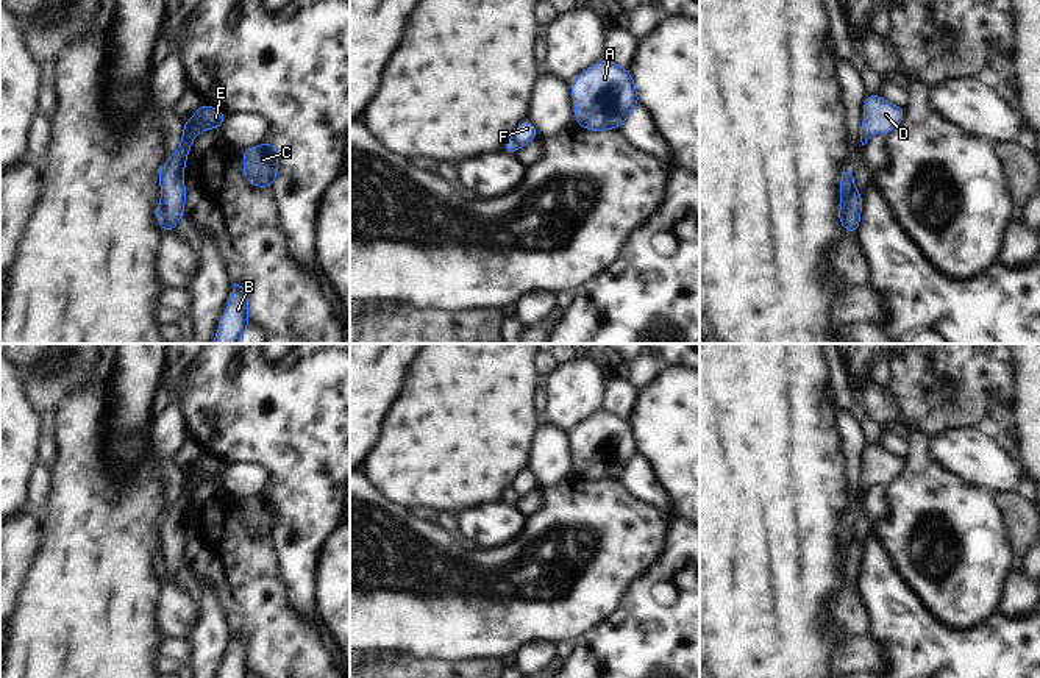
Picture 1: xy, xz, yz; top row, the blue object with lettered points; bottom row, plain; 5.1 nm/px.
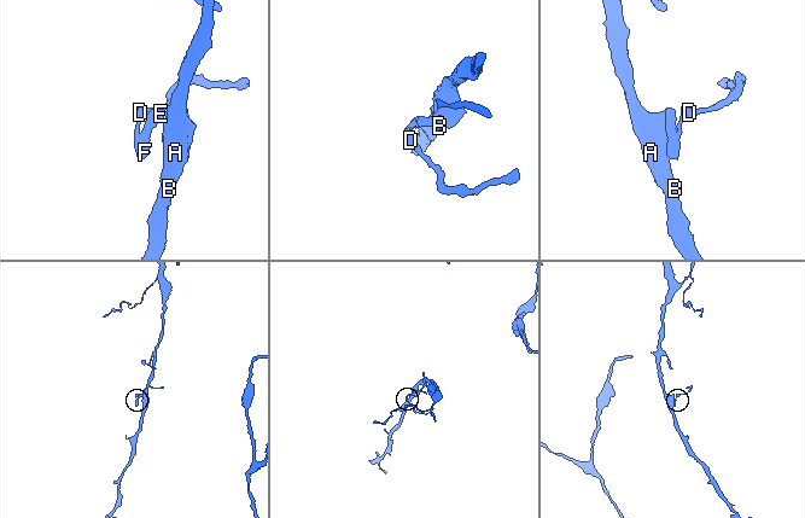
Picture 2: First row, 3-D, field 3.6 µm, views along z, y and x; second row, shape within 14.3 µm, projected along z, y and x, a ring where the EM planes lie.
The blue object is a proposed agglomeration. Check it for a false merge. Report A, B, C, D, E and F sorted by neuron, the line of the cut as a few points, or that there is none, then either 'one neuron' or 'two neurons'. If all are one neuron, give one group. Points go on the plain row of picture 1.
groups A B C E F / D; cut yz (854, 535), (847, 558), (845, 578); two neurons

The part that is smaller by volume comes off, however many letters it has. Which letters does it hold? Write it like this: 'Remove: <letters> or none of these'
Remove: D

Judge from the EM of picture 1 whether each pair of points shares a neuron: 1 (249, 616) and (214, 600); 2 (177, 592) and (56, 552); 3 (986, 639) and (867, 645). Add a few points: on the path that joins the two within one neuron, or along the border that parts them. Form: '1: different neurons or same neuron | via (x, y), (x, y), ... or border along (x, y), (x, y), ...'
1: different neurons | border along (199, 575), (217, 592), (235, 631)
2: different neurons | border along (164, 583), (156, 624)
3: different neurons | border along (872, 633), (881, 642), (890, 661)

